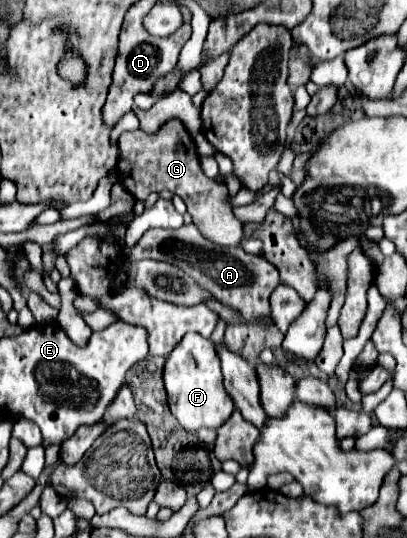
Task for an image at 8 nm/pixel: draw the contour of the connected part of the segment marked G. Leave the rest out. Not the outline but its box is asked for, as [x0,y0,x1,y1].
[117,118,243,246]

